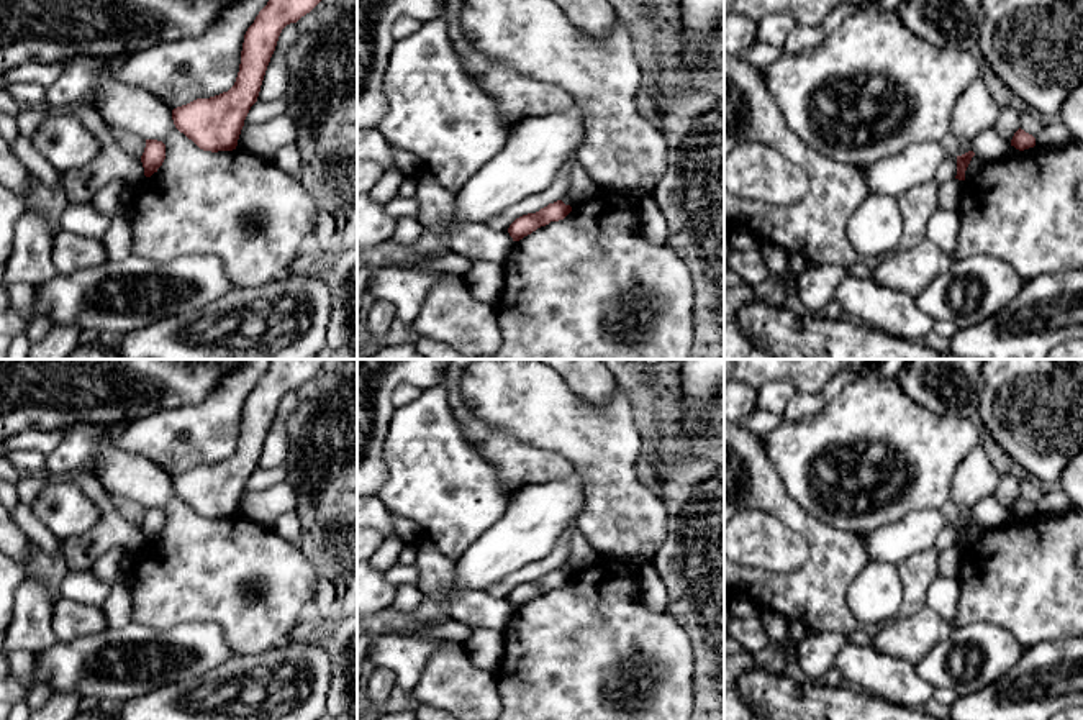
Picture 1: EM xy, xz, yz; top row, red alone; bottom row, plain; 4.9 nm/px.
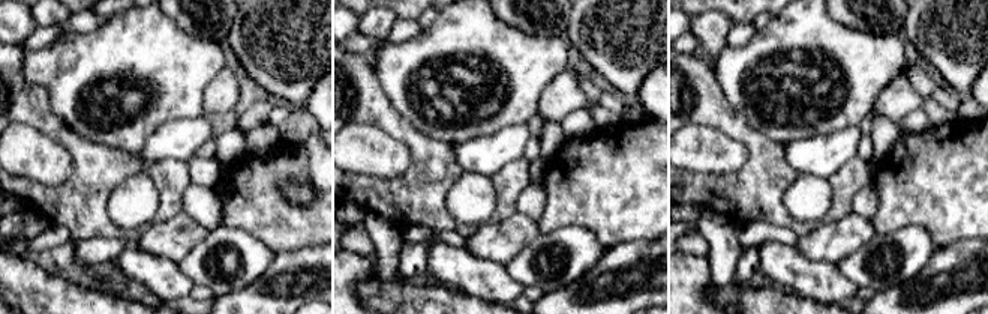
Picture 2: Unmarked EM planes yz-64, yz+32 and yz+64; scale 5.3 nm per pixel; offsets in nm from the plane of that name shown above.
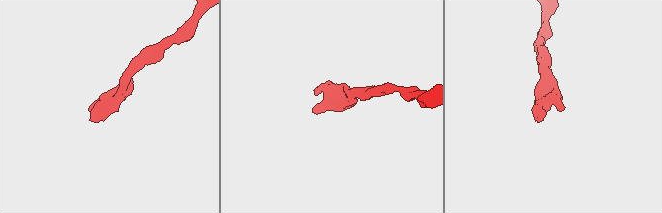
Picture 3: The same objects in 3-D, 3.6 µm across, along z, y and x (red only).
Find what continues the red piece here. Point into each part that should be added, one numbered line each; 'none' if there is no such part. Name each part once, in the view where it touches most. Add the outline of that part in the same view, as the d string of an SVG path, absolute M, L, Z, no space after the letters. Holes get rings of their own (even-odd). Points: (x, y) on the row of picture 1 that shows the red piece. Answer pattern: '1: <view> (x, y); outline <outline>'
none

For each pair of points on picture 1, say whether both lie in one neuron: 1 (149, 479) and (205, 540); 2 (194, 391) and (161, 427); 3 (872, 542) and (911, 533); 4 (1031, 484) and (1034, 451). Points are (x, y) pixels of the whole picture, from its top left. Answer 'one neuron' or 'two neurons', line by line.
1: one neuron
2: two neurons
3: one neuron
4: two neurons

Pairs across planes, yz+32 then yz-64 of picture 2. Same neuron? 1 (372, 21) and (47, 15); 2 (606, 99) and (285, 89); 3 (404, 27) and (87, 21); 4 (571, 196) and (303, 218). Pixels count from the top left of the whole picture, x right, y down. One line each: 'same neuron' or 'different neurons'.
1: same neuron
2: different neurons
3: same neuron
4: same neuron

